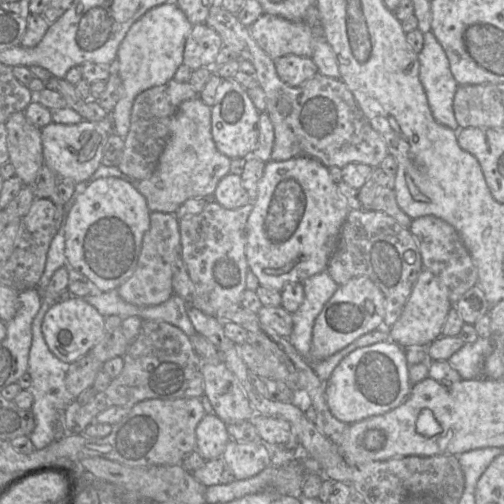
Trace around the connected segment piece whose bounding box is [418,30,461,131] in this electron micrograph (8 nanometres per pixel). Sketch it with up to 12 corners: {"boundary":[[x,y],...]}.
{"boundary":[[430,30],[418,53],[419,79],[435,121],[460,130],[459,86]]}

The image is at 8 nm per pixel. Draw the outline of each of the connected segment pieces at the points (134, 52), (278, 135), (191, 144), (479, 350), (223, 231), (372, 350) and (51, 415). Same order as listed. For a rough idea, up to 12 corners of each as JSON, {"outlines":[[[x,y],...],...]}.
{"outlines":[[[177,6],[148,10],[119,45],[123,95],[109,113],[124,139],[143,91],[174,78],[193,25]],[[219,1],[205,24],[250,61],[271,161],[378,168],[389,154],[341,79],[299,87]],[[183,102],[158,166],[136,189],[151,212],[212,198],[230,173],[211,107]],[[490,338],[464,344],[447,361],[462,379],[481,378]],[[253,204],[179,221],[190,306],[241,305]],[[354,350],[325,382],[330,412],[352,424],[411,392],[405,350]],[[43,297],[32,322],[27,372],[37,450],[56,440],[62,414],[75,401],[65,383],[70,364],[50,351]]]}

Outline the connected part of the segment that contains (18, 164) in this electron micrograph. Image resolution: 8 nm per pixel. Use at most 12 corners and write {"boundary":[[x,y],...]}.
{"boundary":[[24,111],[5,123],[9,162],[24,186],[44,164],[41,129]]}

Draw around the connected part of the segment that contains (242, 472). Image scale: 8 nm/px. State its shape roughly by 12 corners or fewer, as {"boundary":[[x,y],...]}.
{"boundary":[[230,440],[221,457],[236,480],[271,466],[261,443]]}

